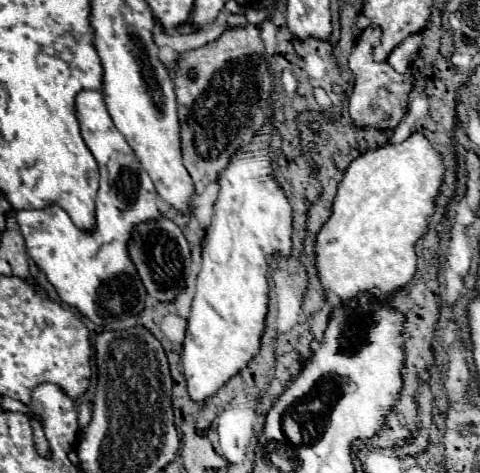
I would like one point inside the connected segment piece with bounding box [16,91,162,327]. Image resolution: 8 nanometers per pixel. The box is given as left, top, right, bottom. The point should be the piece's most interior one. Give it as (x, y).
(92, 272)

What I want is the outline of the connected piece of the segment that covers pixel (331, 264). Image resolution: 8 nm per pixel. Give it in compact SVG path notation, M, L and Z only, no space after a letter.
M412 133L400 145L384 143L380 147L366 149L360 157L350 163L338 187L338 195L332 205L332 215L318 233L316 241L318 273L328 297L338 301L354 299L360 293L370 293L378 297L382 293L392 293L404 287L414 277L418 265L416 243L428 233L428 221L434 215L434 205L440 193L442 179L442 155L422 133Z

